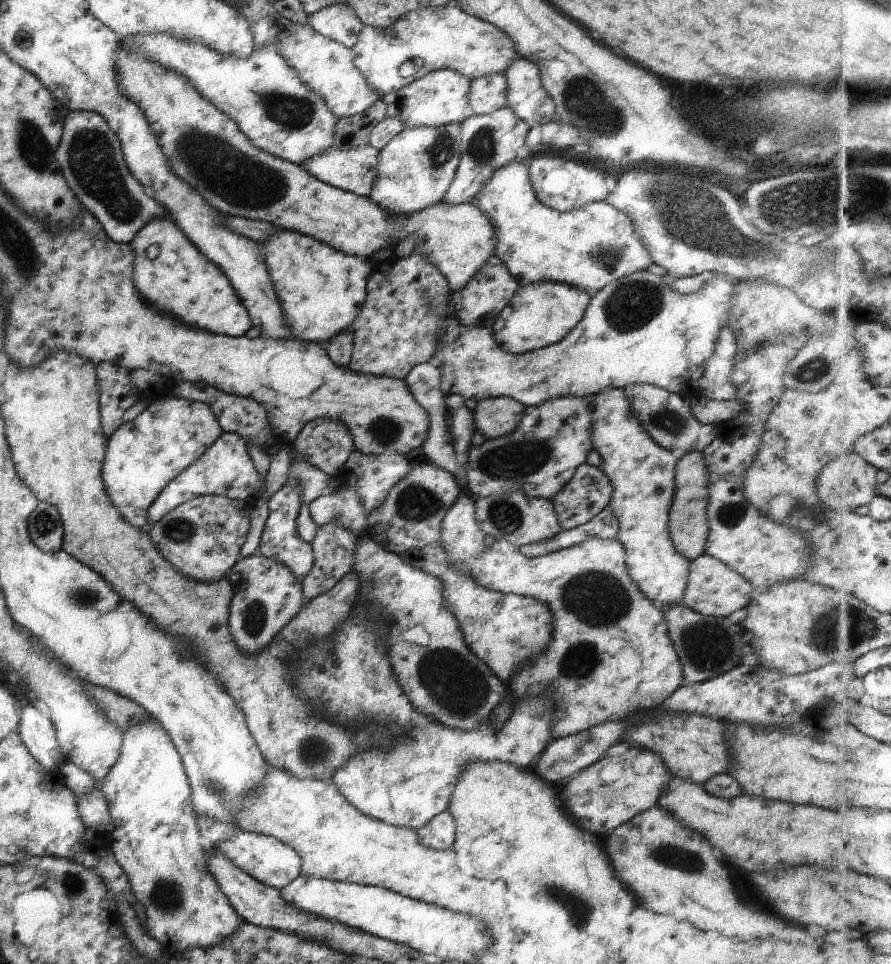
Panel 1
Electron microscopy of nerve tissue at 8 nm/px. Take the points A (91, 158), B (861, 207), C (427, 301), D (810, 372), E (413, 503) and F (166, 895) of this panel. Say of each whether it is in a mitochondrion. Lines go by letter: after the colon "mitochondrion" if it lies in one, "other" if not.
A: mitochondrion
B: mitochondrion
C: mitochondrion
D: mitochondrion
E: mitochondrion
F: mitochondrion

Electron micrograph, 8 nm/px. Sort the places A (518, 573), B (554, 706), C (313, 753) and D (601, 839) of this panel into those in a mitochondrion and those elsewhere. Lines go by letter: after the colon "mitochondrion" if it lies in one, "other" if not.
A: other
B: other
C: mitochondrion
D: other

